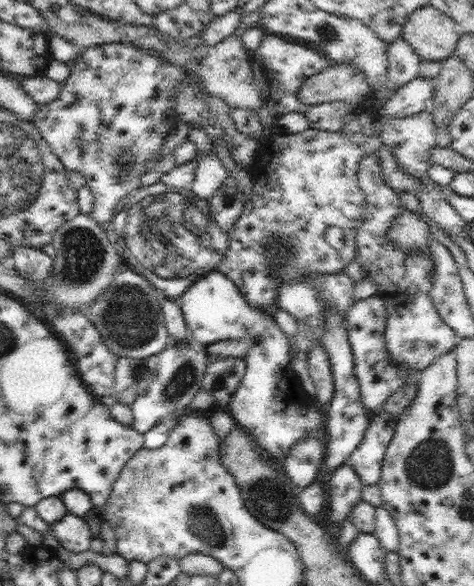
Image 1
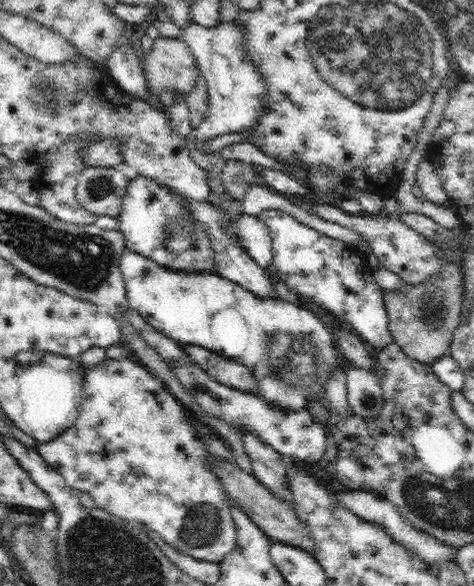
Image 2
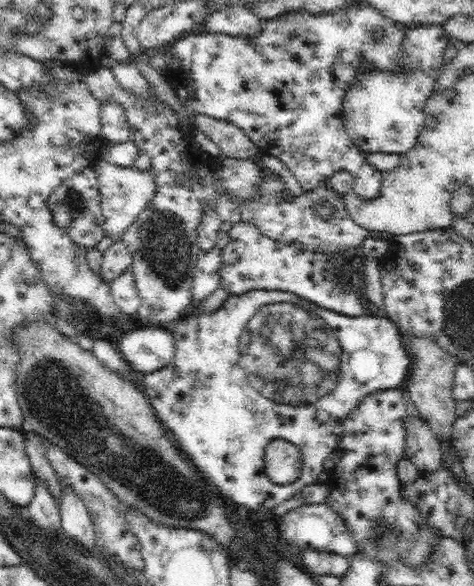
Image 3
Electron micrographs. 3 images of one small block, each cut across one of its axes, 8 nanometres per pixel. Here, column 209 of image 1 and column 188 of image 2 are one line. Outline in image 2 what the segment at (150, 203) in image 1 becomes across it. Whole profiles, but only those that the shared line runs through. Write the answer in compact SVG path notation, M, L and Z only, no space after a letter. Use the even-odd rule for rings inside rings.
M142 175L129 180L117 219L119 225L116 229L124 235L126 251L137 252L173 272L213 273L216 261L214 249L210 247L210 235L196 221L190 219L190 209L186 201L158 180Z

